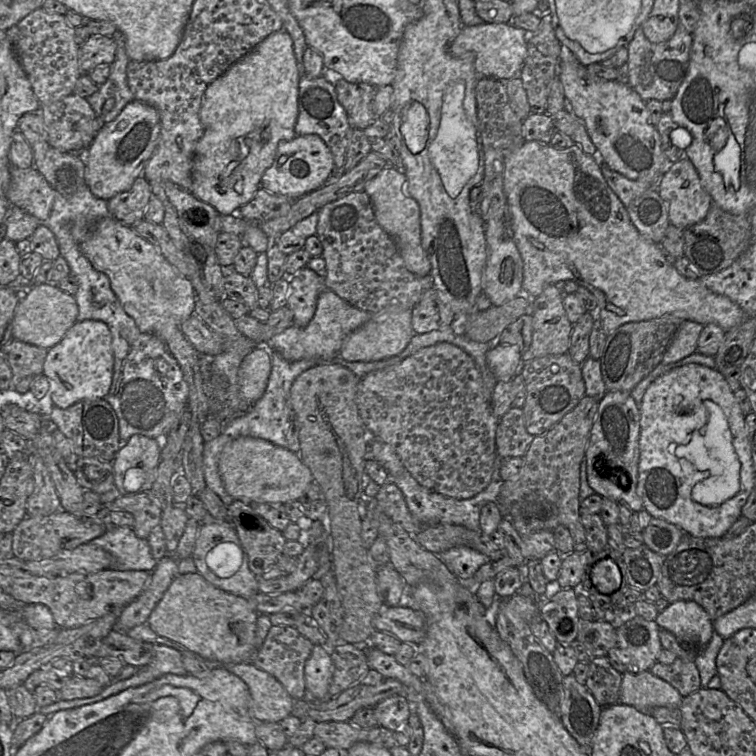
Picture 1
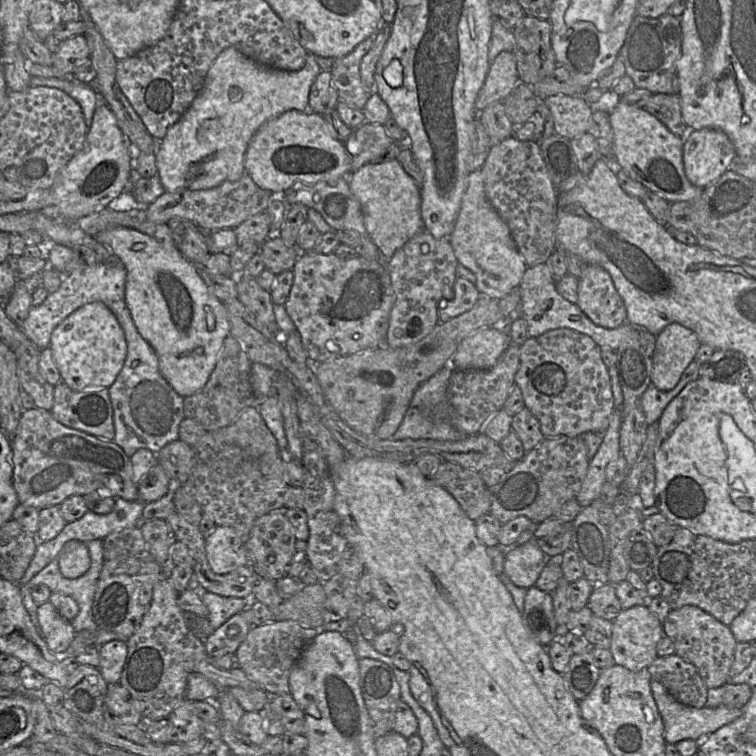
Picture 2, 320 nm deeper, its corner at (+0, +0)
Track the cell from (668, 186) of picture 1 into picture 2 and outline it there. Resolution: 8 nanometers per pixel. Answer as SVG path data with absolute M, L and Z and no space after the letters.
M716 128L685 129L683 164L687 179L704 189L729 169L736 150L727 134Z

